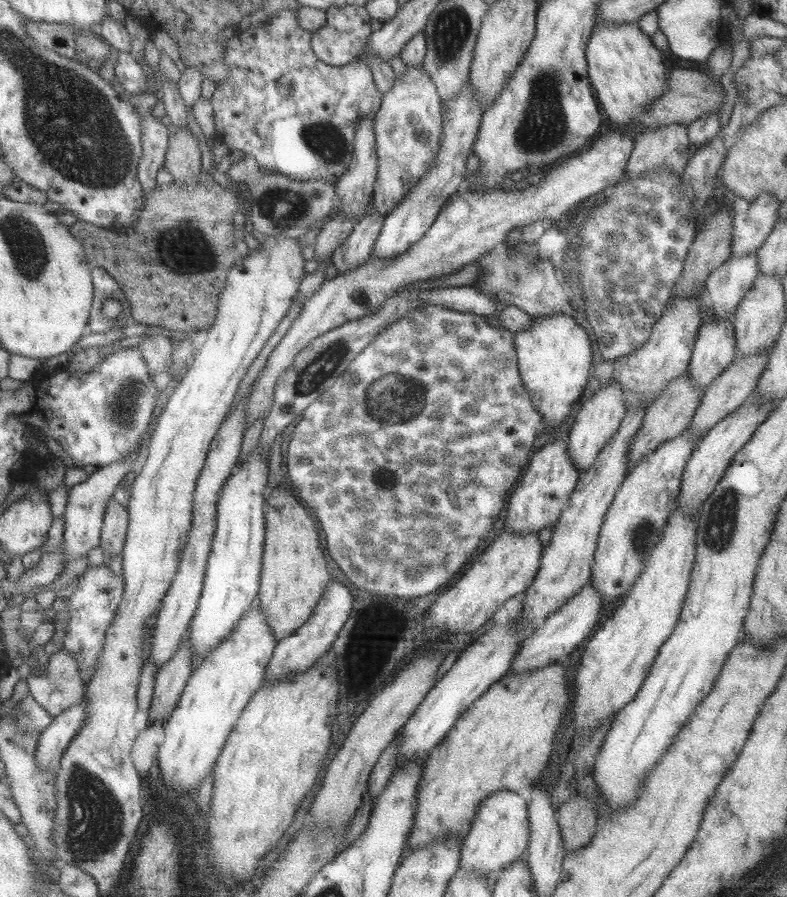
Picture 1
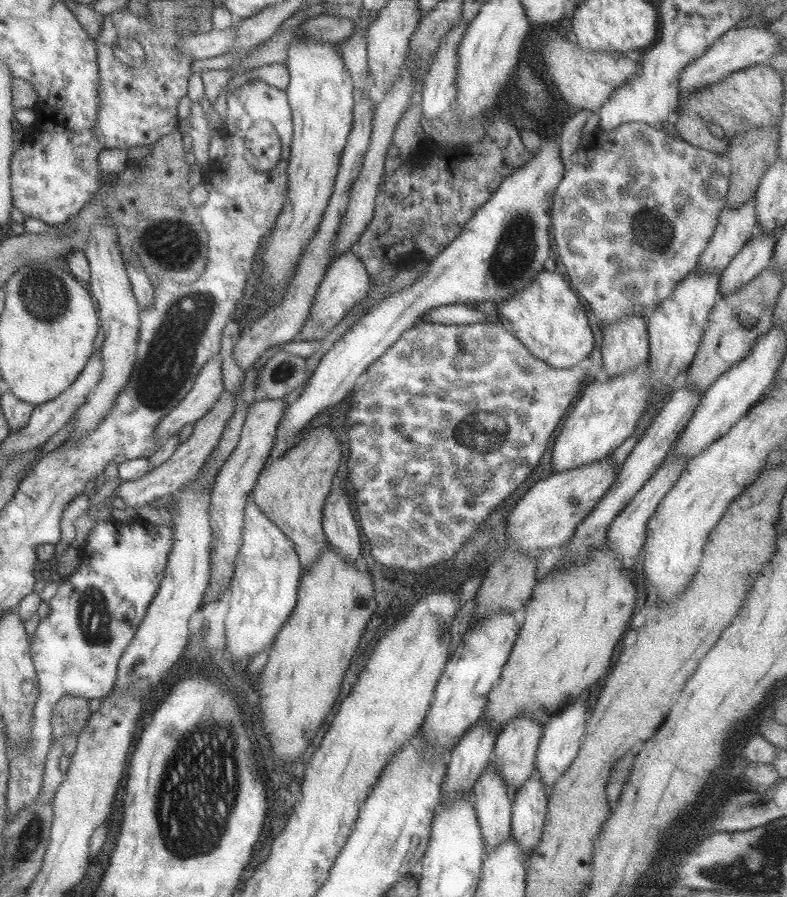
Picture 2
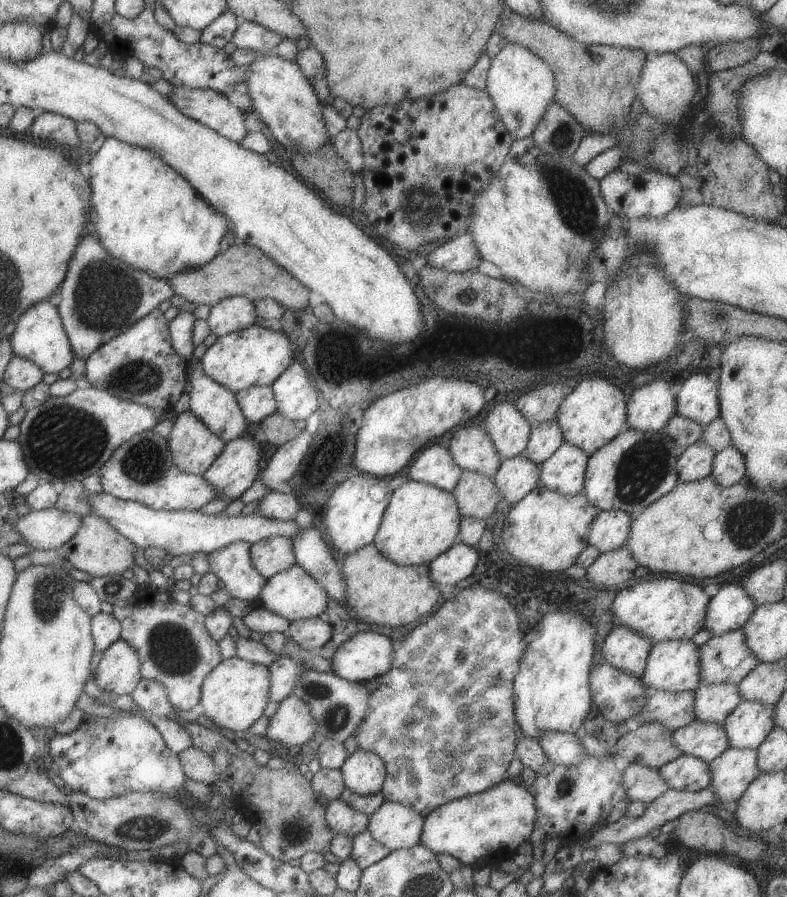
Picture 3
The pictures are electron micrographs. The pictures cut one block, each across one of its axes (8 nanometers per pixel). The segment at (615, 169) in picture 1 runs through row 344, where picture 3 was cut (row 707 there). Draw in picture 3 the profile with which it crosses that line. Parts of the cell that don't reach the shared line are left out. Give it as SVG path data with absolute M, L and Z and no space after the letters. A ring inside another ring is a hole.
M293 695L277 703L263 737L285 747L302 745L314 736L314 722L308 706Z

